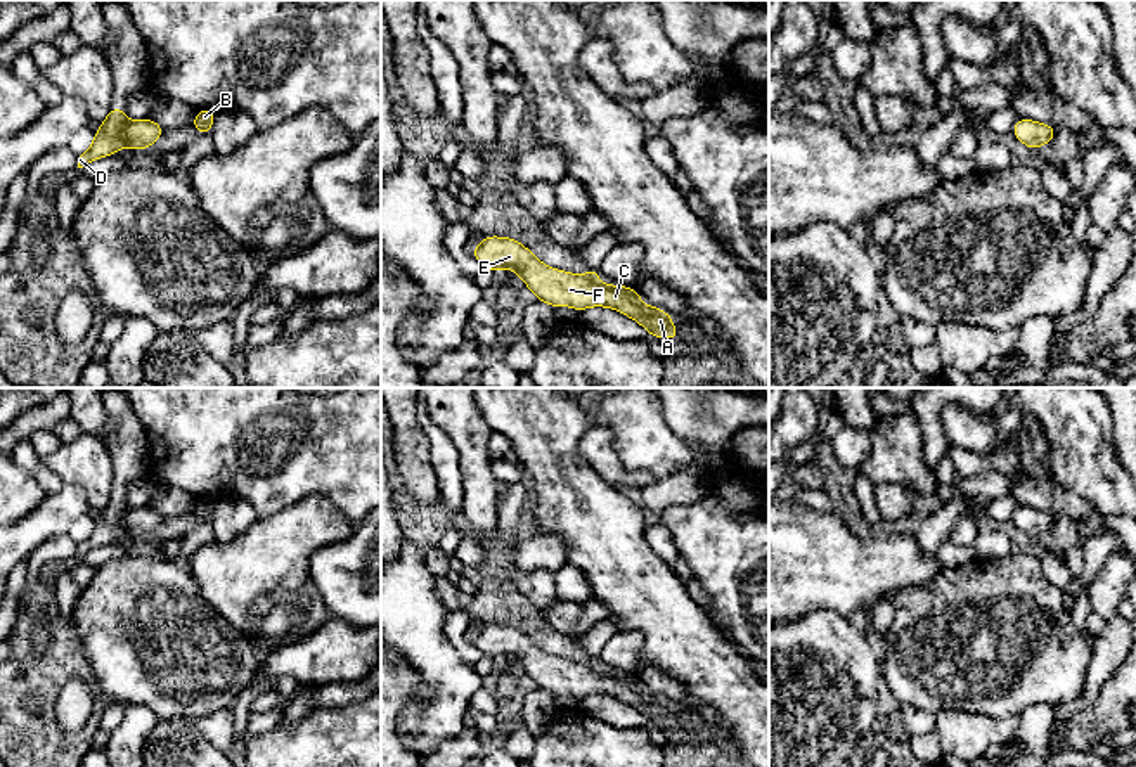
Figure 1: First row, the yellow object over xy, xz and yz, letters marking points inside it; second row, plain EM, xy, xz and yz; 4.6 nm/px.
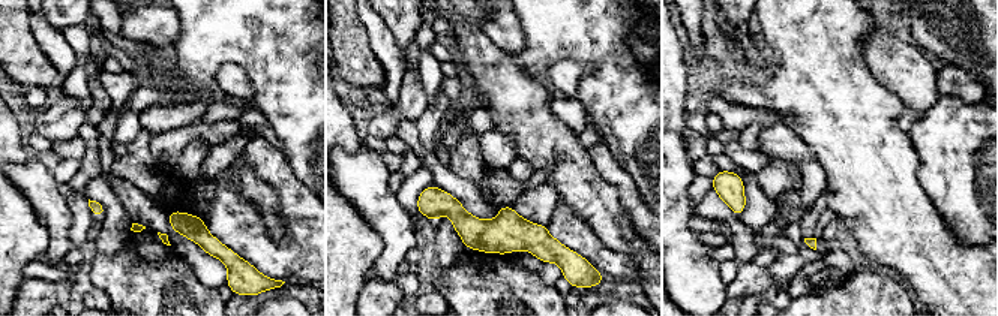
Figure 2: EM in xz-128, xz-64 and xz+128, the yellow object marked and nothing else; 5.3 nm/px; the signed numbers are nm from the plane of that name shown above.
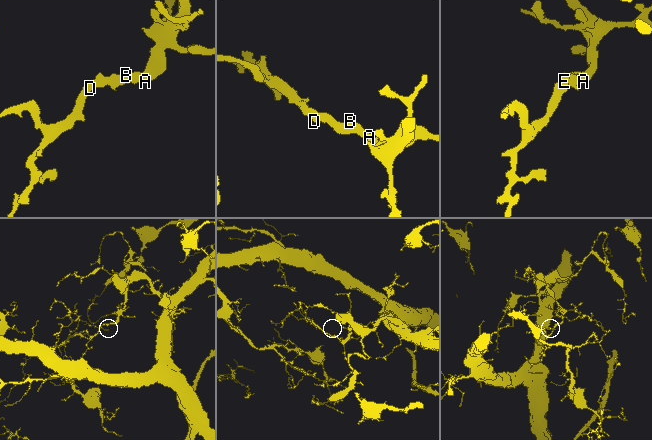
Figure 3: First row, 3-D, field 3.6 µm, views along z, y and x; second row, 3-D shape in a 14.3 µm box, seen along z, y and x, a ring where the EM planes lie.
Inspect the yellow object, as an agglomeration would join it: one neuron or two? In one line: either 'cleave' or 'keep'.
keep

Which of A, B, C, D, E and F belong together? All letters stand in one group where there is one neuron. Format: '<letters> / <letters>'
A B C D E F

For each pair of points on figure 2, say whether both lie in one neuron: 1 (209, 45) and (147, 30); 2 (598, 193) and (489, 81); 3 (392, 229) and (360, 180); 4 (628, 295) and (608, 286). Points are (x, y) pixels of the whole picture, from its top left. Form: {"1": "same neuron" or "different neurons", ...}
{"1": "different neurons", "2": "same neuron", "3": "same neuron", "4": "same neuron"}

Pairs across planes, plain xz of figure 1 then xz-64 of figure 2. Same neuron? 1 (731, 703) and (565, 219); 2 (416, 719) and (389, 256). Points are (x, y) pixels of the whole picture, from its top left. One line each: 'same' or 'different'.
1: different
2: same

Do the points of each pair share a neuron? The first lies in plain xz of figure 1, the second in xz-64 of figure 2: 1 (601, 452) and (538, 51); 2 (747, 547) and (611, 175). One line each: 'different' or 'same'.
1: different
2: different

